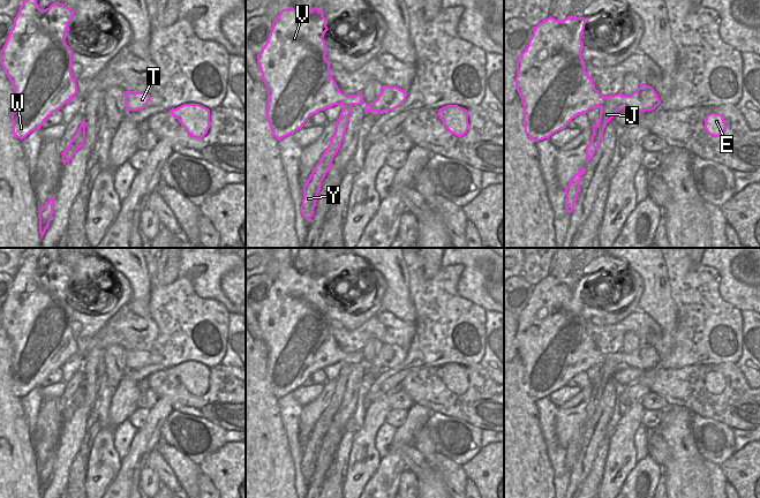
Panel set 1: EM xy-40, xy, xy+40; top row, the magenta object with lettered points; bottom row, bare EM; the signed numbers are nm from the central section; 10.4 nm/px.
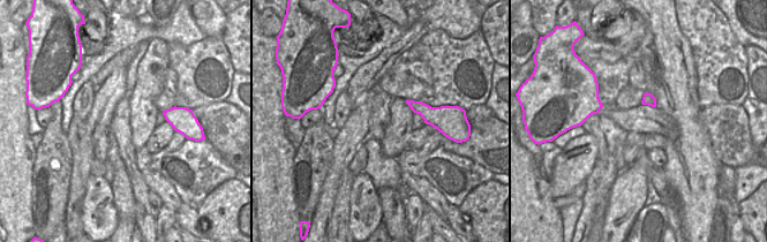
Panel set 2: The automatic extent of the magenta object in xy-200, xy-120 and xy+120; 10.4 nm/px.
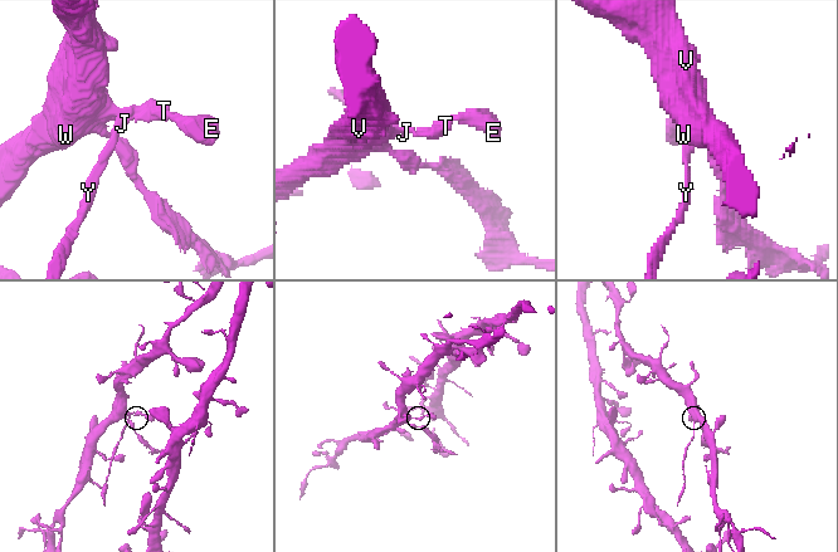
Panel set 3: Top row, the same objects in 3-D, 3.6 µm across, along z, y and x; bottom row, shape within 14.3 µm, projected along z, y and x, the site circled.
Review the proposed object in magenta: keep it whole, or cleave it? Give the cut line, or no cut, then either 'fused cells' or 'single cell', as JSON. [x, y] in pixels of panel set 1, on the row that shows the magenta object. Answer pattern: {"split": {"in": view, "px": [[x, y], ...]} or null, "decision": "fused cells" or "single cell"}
{"split": {"in": "xy+40", "px": [[601, 107], [604, 104], [617, 104], [622, 108]]}, "decision": "fused cells"}

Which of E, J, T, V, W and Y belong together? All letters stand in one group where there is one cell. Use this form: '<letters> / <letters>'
E T V W / J Y

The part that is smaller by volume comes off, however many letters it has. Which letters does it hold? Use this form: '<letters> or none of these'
J, Y

